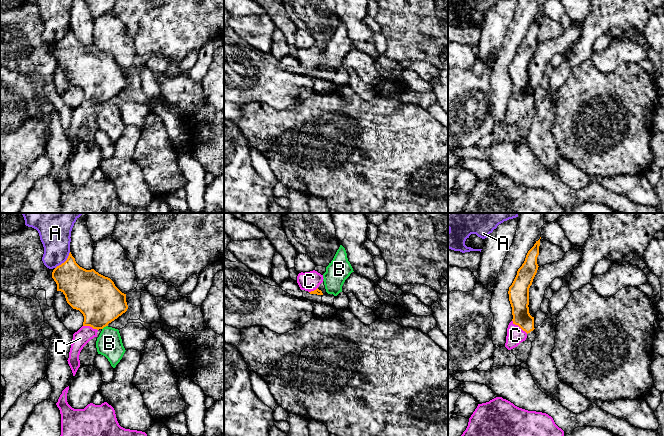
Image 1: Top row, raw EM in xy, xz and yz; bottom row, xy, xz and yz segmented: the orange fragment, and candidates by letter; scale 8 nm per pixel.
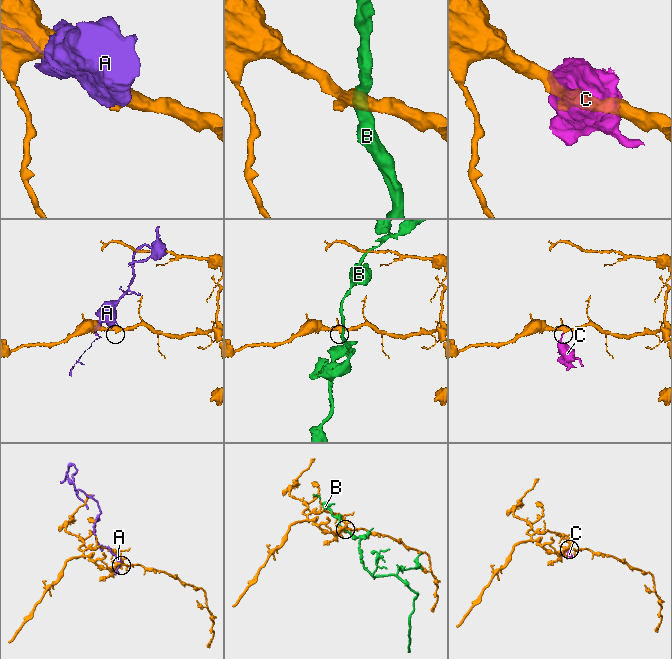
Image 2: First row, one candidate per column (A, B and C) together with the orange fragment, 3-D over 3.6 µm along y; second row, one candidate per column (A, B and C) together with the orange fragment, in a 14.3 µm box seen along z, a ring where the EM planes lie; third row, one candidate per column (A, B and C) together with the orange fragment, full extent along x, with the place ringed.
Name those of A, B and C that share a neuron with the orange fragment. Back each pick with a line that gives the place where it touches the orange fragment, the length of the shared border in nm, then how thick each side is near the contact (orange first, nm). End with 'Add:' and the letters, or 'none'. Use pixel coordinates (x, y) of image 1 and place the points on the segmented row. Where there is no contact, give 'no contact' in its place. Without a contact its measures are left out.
C: yz (519, 326) | 170 nm | 160/140 nm
Add: C

